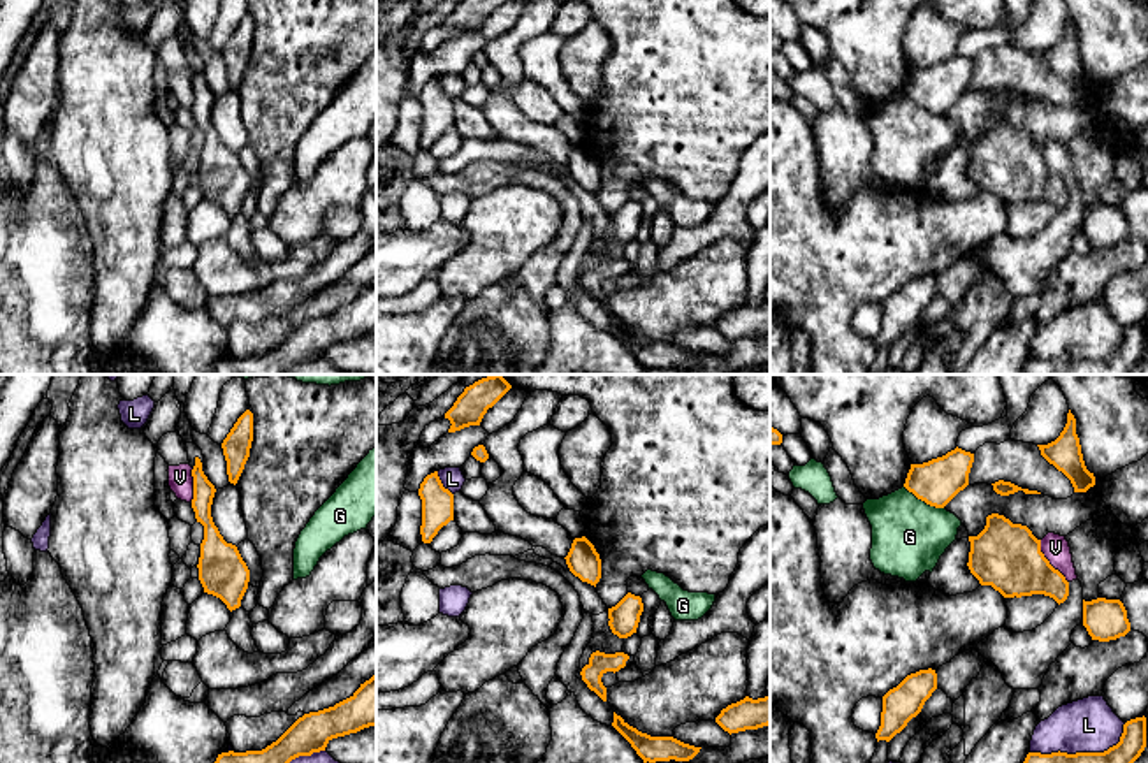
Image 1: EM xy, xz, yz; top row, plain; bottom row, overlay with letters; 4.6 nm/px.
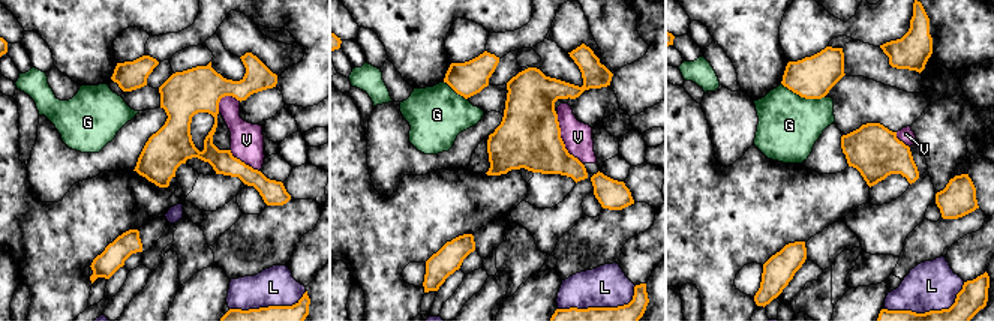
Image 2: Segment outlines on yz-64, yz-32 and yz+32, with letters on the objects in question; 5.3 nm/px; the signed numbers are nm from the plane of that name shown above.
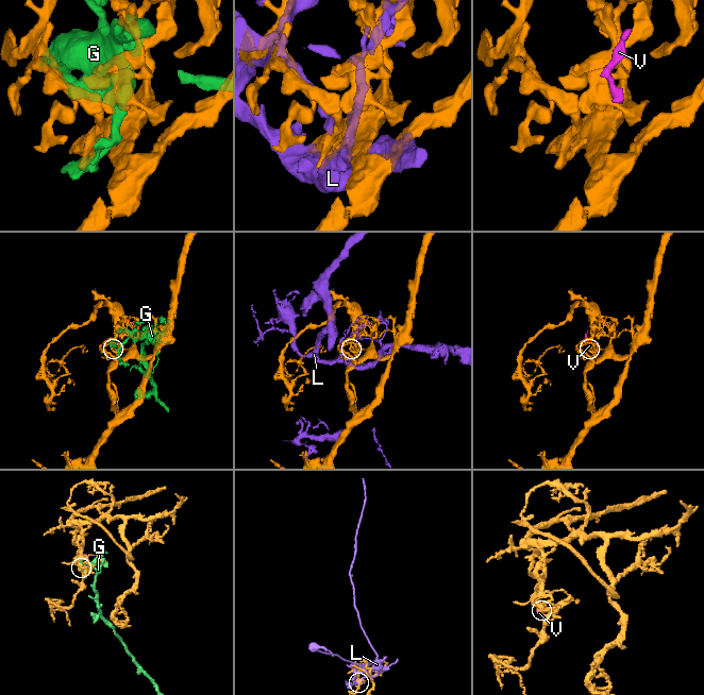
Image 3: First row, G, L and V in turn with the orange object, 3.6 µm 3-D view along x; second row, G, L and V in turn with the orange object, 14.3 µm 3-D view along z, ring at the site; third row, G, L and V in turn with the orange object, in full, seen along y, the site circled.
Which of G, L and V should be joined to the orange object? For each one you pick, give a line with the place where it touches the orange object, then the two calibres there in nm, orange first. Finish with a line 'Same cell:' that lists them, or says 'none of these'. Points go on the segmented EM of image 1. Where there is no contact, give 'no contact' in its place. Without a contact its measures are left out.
Same cell: none of these

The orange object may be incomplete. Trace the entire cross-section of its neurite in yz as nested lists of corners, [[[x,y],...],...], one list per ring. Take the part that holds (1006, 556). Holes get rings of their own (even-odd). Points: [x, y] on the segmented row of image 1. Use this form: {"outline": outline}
{"outline": [[[999,513],[986,517],[977,536],[969,536],[969,570],[981,585],[992,585],[1004,598],[1044,594],[1058,605],[1069,596],[1069,582],[1041,552],[1027,526]]]}

